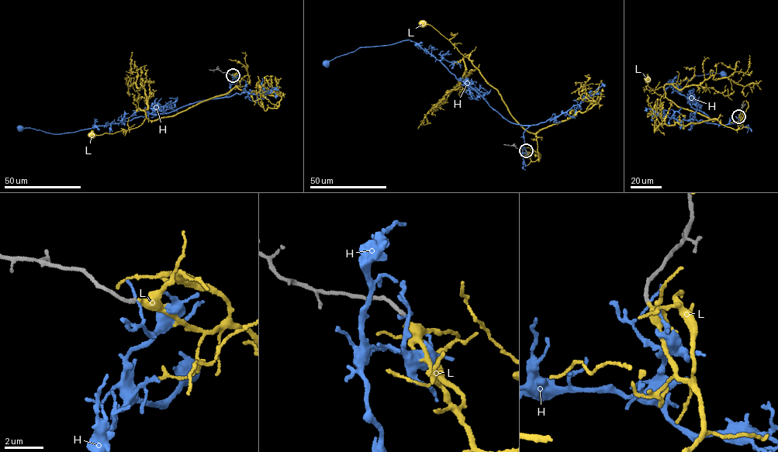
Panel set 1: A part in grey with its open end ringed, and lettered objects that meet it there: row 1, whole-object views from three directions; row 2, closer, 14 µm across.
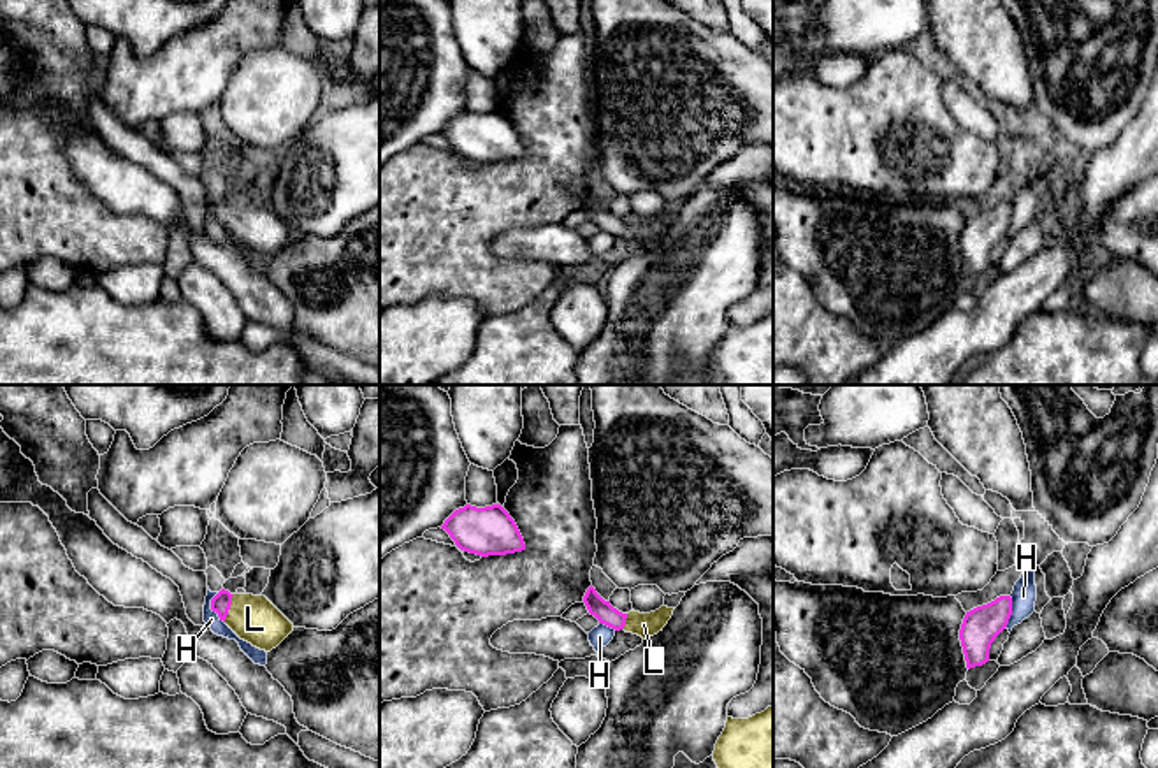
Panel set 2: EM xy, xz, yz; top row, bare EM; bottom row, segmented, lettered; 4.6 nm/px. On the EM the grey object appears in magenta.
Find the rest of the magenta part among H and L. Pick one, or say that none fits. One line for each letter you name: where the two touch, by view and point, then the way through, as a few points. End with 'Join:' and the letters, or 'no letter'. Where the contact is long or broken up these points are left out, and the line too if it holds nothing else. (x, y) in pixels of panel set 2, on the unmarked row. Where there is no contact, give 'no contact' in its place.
L: meets magenta in xy at (229, 215); runs through xy (220, 210), (229, 215), (255, 225)
Join: L

